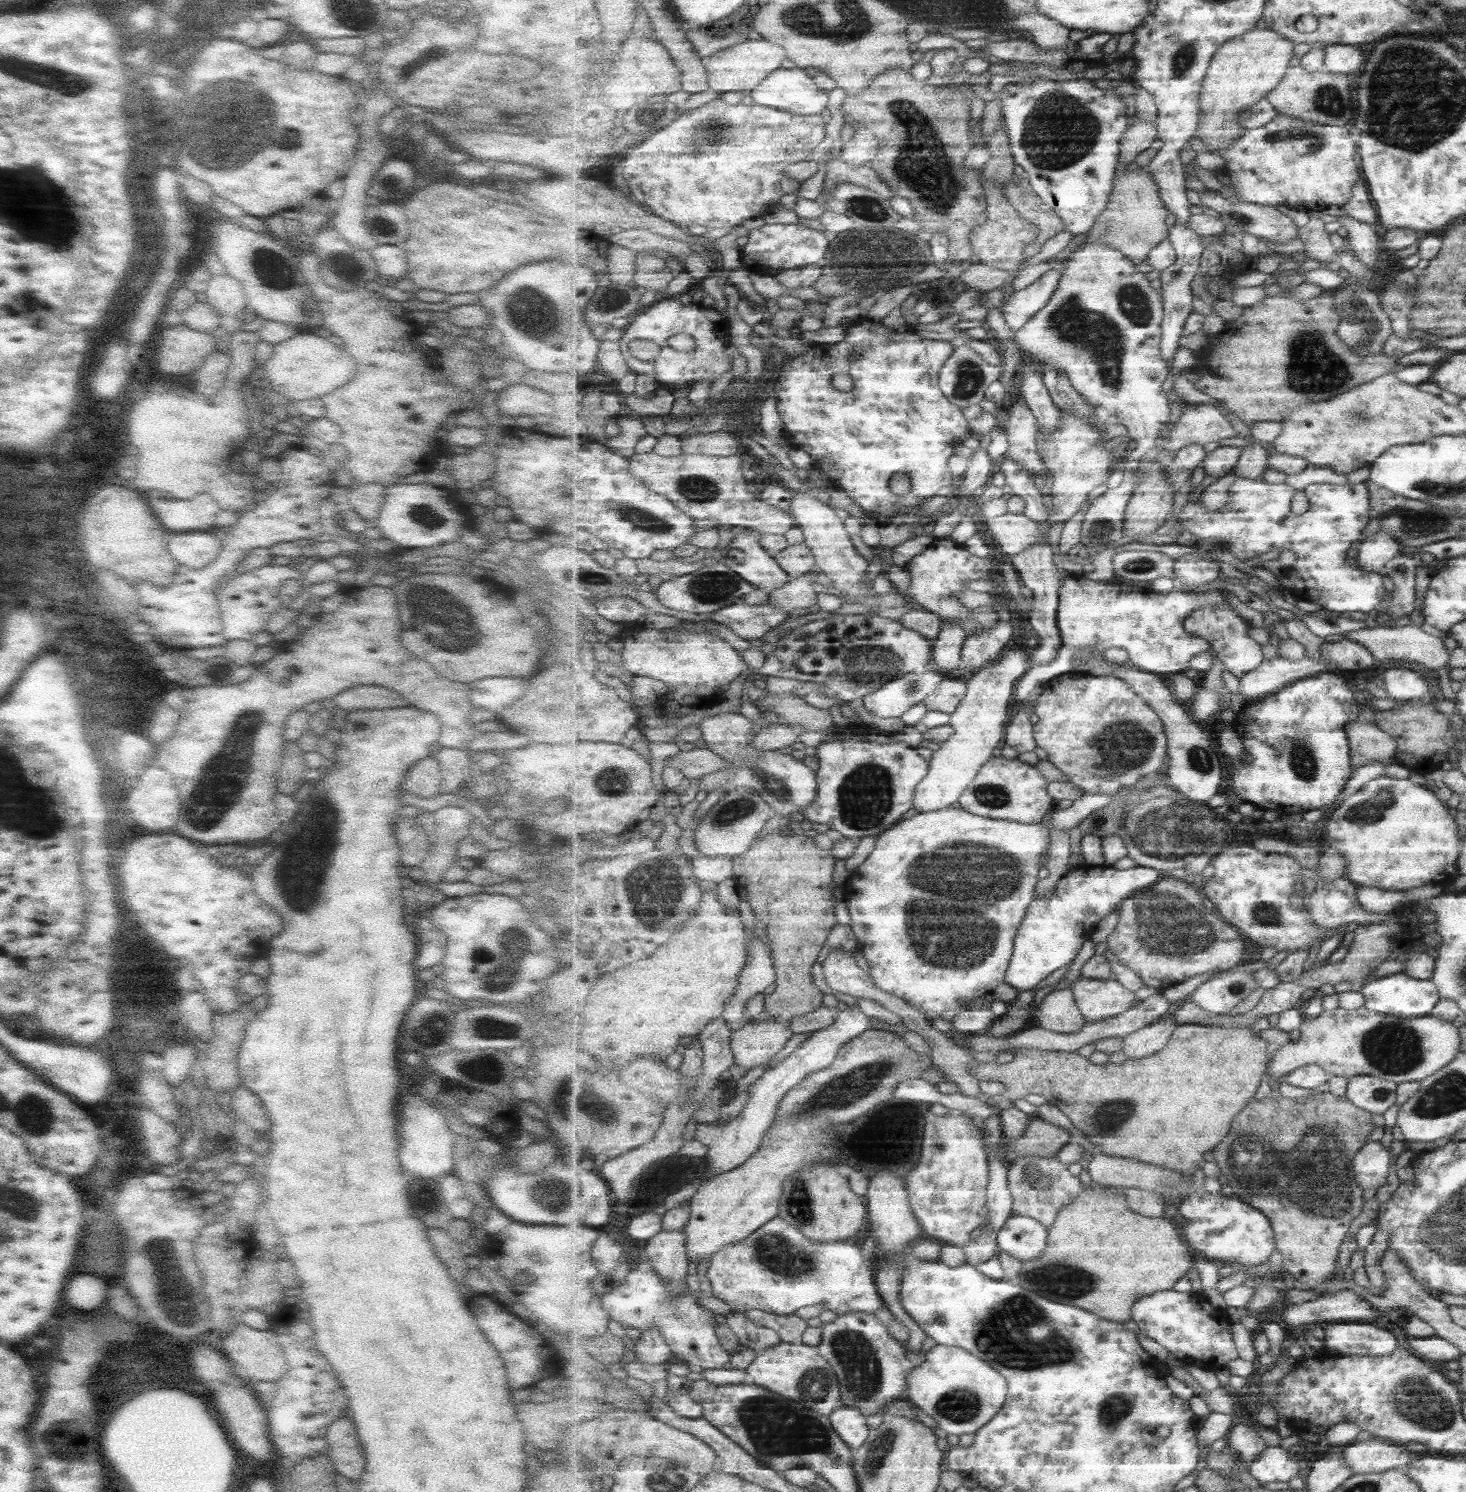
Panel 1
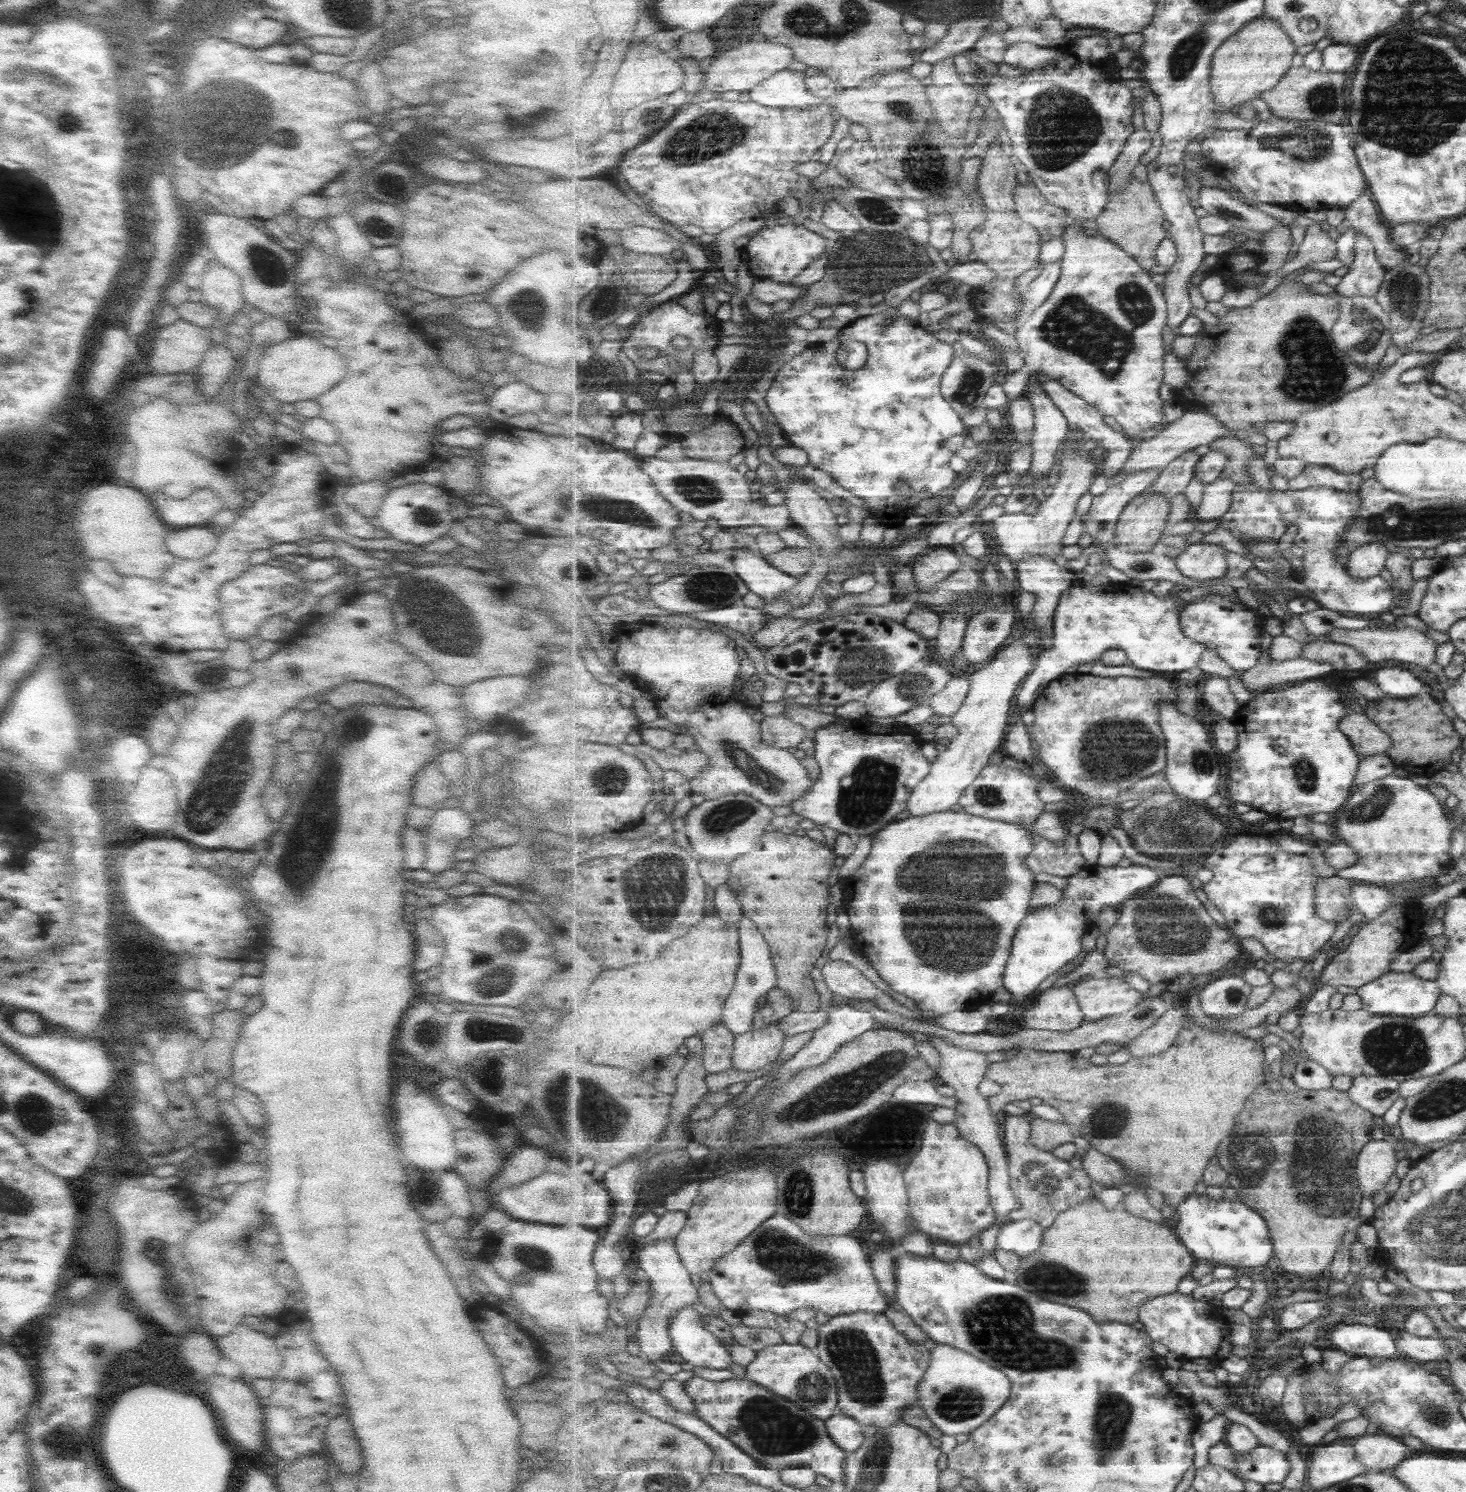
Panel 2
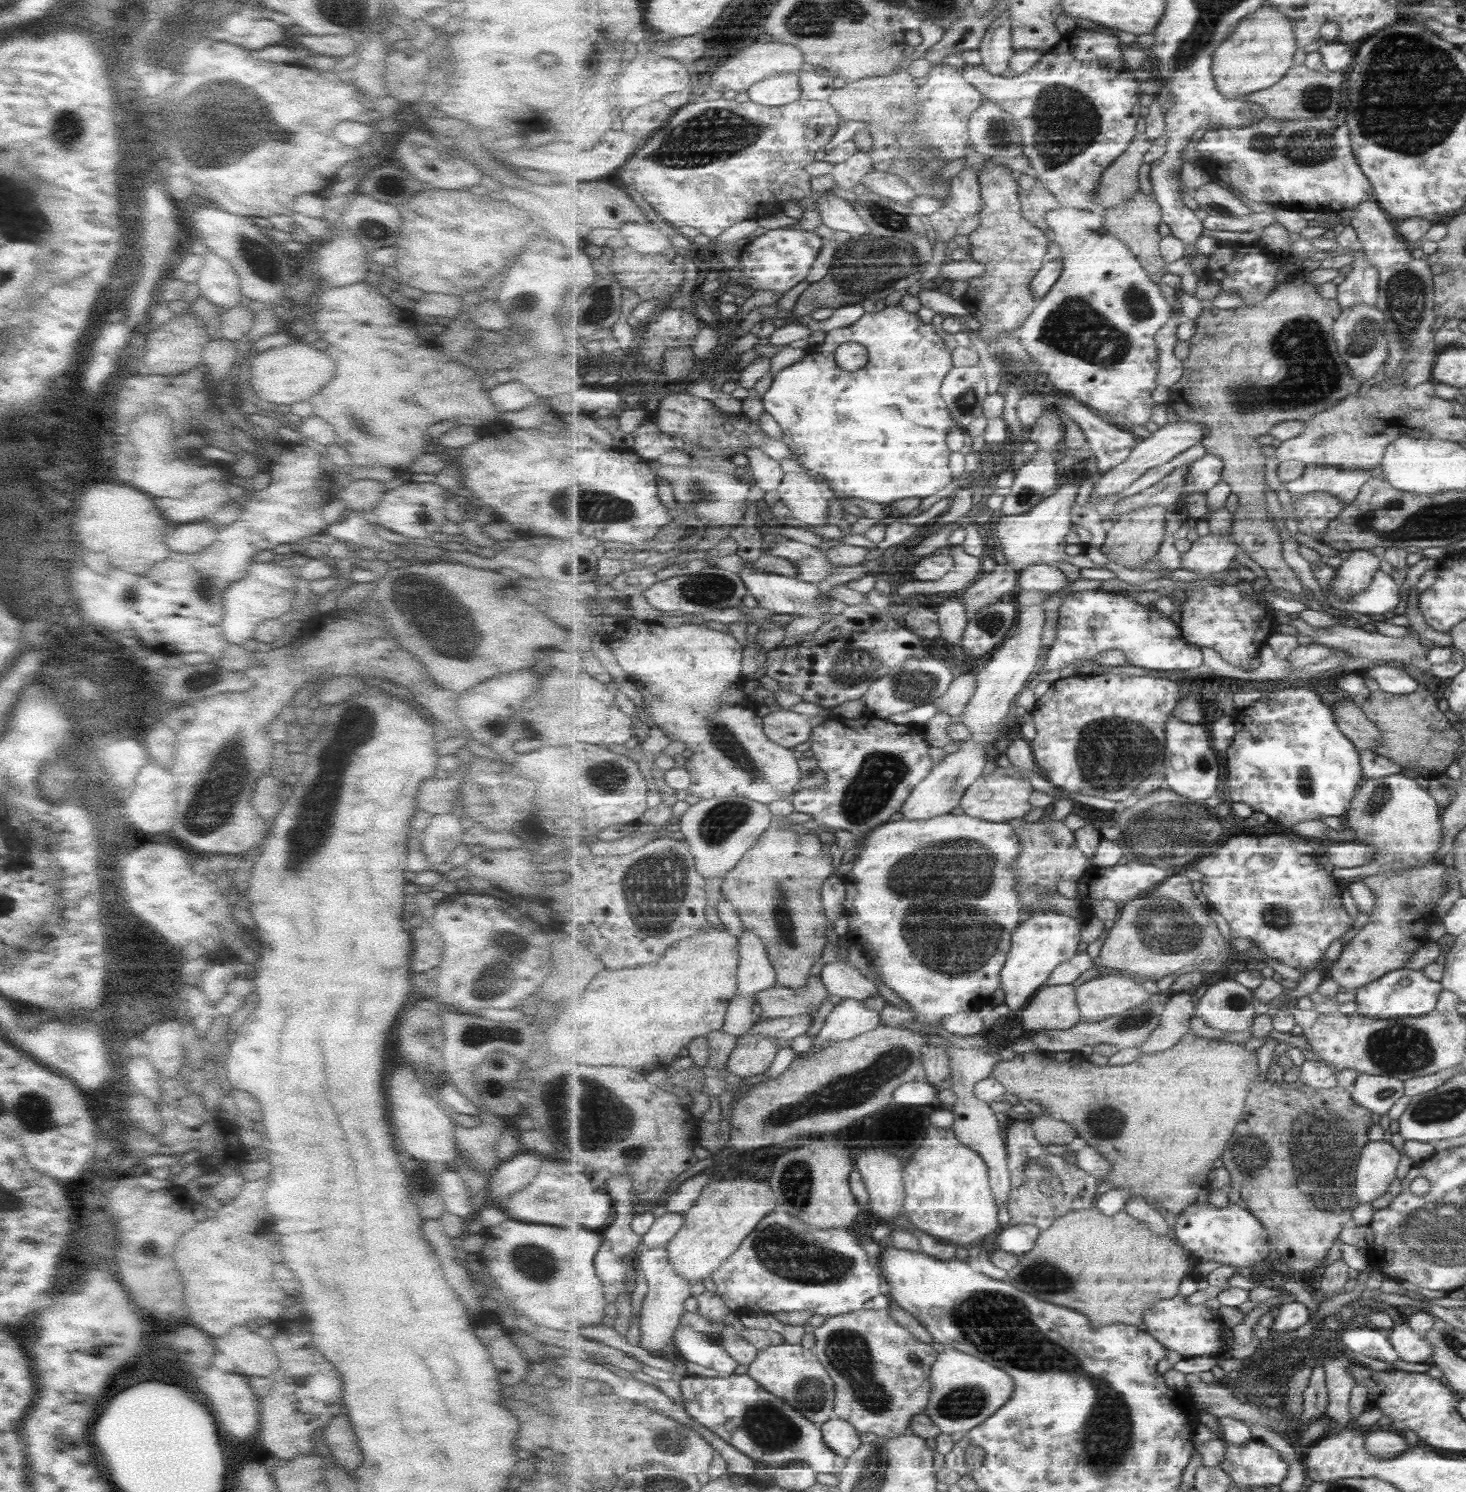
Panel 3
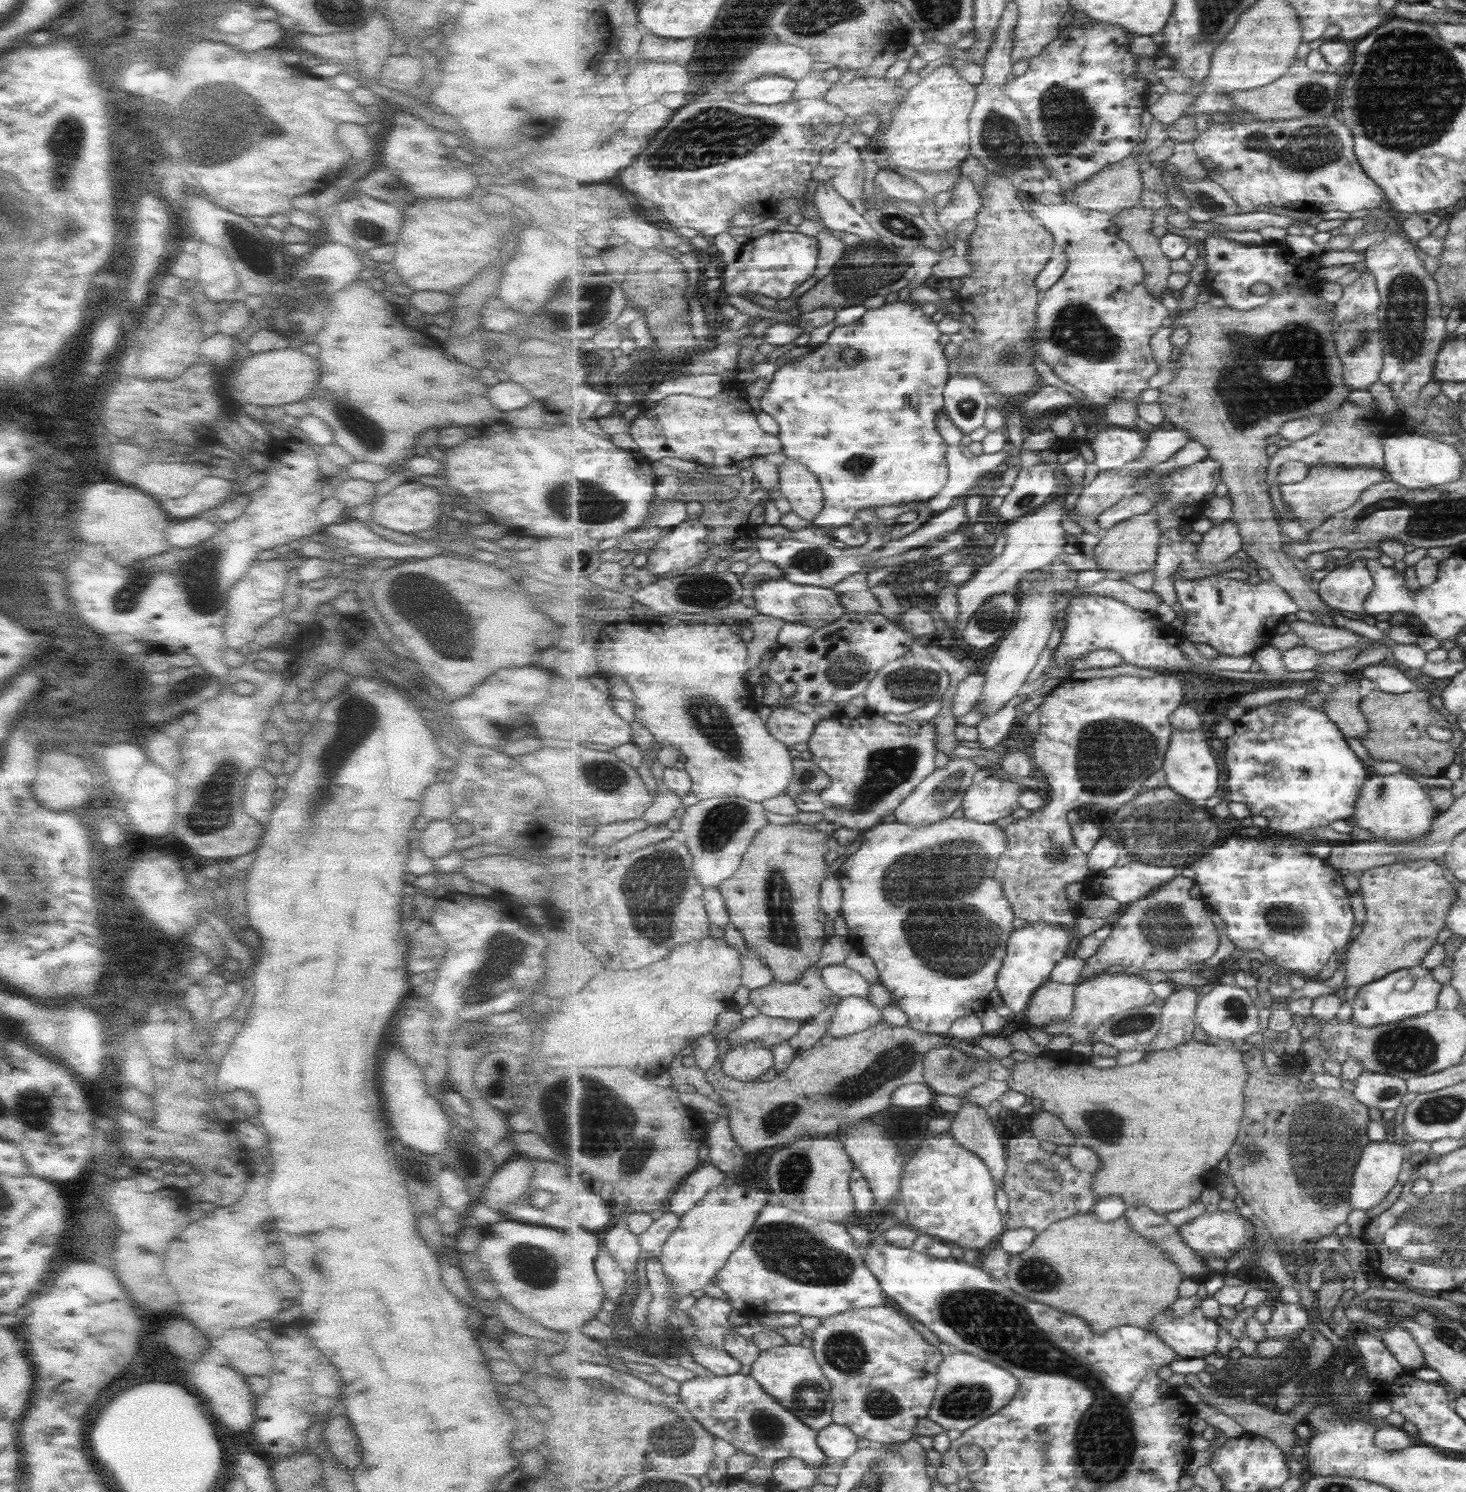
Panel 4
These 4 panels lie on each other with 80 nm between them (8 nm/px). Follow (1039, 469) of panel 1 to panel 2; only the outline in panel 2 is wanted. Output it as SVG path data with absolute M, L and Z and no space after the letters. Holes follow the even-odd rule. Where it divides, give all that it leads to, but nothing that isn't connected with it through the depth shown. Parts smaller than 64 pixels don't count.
M1024 396L1014 400L1009 405L1009 418L1006 423L1011 425L1014 432L1012 442L1019 442L1019 446L1032 447L1032 438L1035 424L1035 411L1031 401Z

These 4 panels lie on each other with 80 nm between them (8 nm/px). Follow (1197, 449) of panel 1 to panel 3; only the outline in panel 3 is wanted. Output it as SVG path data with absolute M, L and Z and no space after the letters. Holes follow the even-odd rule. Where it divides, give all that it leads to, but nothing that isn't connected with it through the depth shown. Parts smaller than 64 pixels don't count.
M1191 463L1182 464L1144 492L1123 499L1117 503L1115 515L1109 521L1116 521L1121 516L1125 516L1127 512L1133 512L1139 508L1149 508L1149 506L1169 508L1171 505L1175 505L1183 495L1191 467Z

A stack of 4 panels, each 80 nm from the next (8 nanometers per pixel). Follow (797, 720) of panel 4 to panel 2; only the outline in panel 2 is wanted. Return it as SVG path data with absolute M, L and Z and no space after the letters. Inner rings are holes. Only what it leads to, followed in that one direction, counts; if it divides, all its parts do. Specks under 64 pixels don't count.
M784 713L776 717L764 717L761 725L763 742L777 748L794 750L811 734Z

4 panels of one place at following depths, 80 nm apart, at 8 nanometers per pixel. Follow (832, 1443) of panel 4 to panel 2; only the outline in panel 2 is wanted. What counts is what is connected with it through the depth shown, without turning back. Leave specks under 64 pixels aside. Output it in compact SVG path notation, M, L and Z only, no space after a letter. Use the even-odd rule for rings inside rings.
M837 1412L826 1420L826 1425L835 1444L845 1449L848 1455L856 1452L866 1443L863 1425L855 1420L854 1416Z

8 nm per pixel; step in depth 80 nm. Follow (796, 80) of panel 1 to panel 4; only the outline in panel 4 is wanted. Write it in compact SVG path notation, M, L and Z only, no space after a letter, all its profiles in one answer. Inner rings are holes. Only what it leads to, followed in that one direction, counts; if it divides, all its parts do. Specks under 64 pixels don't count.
M763 76L745 86L745 96L755 104L781 104L791 101L798 82L782 76Z

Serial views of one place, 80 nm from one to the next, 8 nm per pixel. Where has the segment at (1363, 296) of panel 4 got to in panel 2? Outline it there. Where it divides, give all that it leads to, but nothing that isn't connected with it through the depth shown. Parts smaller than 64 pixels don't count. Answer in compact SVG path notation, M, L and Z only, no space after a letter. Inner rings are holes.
M1356 232L1355 260L1335 288L1341 298L1376 298L1386 278L1386 268L1379 260L1371 237Z

